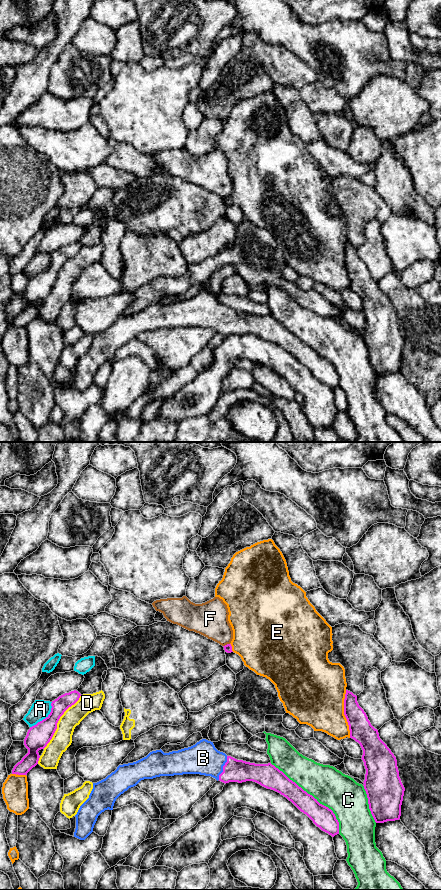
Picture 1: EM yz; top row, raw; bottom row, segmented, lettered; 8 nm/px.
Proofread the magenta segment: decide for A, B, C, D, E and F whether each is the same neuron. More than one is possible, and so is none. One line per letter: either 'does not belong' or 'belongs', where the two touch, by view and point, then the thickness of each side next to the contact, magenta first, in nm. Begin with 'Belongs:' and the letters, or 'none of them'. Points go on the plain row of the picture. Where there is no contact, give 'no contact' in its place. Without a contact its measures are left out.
Belongs: B
A: does not belong | yz (46, 269) | 190/160 nm
B: belongs | yz (223, 320) | 180/260 nm
C: does not belong | yz (311, 347) | 170/300 nm
D: does not belong | yz (58, 272) | 190/160 nm
E: does not belong | yz (344, 266) | 190/440 nm
F: does not belong | yz (227, 196) | 60/280 nm

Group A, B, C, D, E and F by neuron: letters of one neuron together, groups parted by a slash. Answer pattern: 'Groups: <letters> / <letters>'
Groups: A / B / C / D / E / F

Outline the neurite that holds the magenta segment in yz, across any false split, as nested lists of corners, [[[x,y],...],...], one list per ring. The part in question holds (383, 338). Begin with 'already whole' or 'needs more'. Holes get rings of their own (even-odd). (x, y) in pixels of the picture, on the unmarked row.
already whole; [[[346,242],[344,267],[347,271],[350,290],[358,294],[363,302],[362,312],[366,321],[364,341],[367,346],[369,361],[376,375],[399,372],[405,340],[399,329],[397,312],[387,297],[380,291],[364,262],[357,254],[357,248]]]

